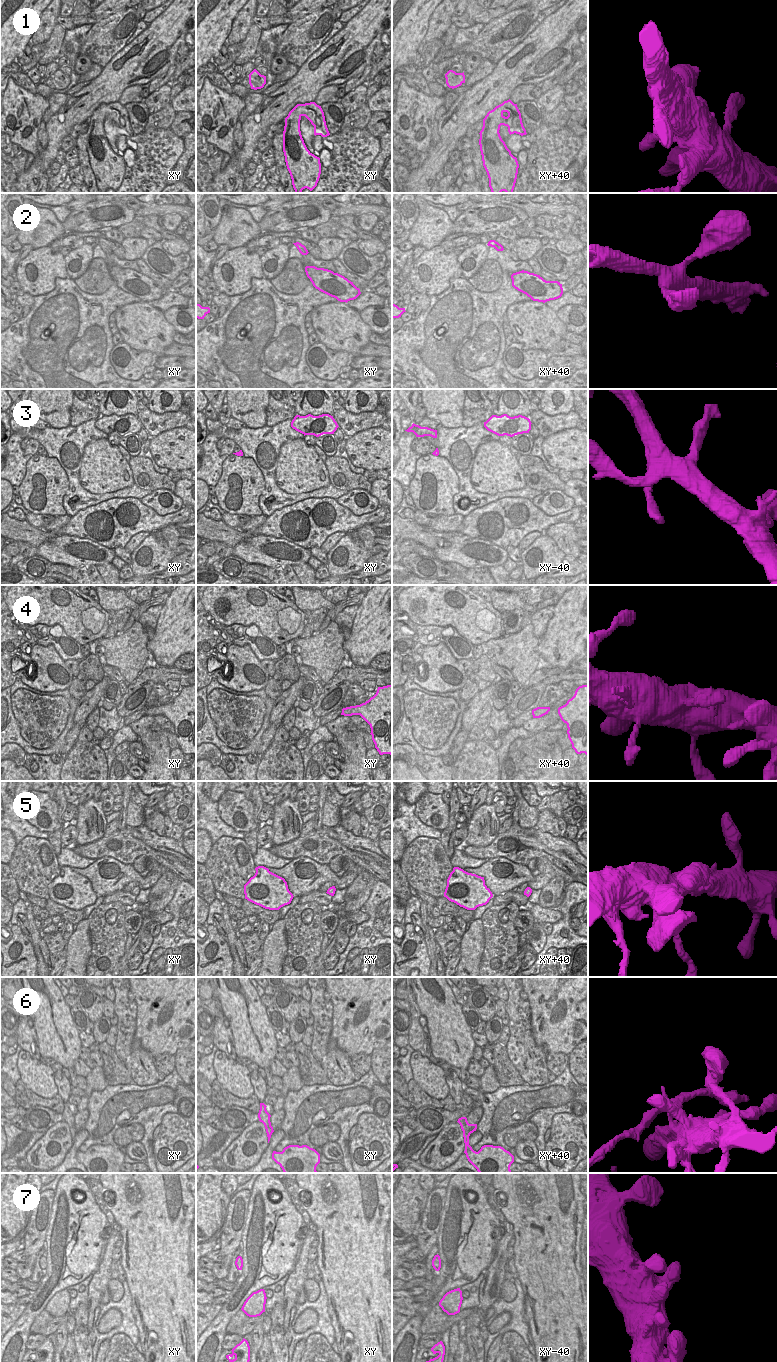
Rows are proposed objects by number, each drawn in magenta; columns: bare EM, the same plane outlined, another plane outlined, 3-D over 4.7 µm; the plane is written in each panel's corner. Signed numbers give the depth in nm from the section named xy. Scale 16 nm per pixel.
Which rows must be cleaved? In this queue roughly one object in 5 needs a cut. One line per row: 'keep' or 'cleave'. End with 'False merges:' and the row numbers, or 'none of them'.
1: keep
2: keep
3: keep
4: keep
5: keep
6: cleave
7: keep
False merges: 6

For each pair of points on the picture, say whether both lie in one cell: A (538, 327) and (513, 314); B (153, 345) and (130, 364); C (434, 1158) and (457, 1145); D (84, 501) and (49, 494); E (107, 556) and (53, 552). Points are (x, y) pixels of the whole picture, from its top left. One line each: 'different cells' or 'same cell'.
A: same cell
B: different cells
C: same cell
D: different cells
E: same cell

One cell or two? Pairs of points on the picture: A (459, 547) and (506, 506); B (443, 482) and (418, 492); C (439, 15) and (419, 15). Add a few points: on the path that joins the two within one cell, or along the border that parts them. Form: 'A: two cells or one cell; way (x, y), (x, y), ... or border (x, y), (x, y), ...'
A: two cells; border (460, 533), (466, 536), (486, 539), (493, 543)
B: one cell; way (433, 473), (431, 471), (423, 472), (419, 482)
C: two cells; border (434, 10), (429, 19), (428, 29), (424, 38)

